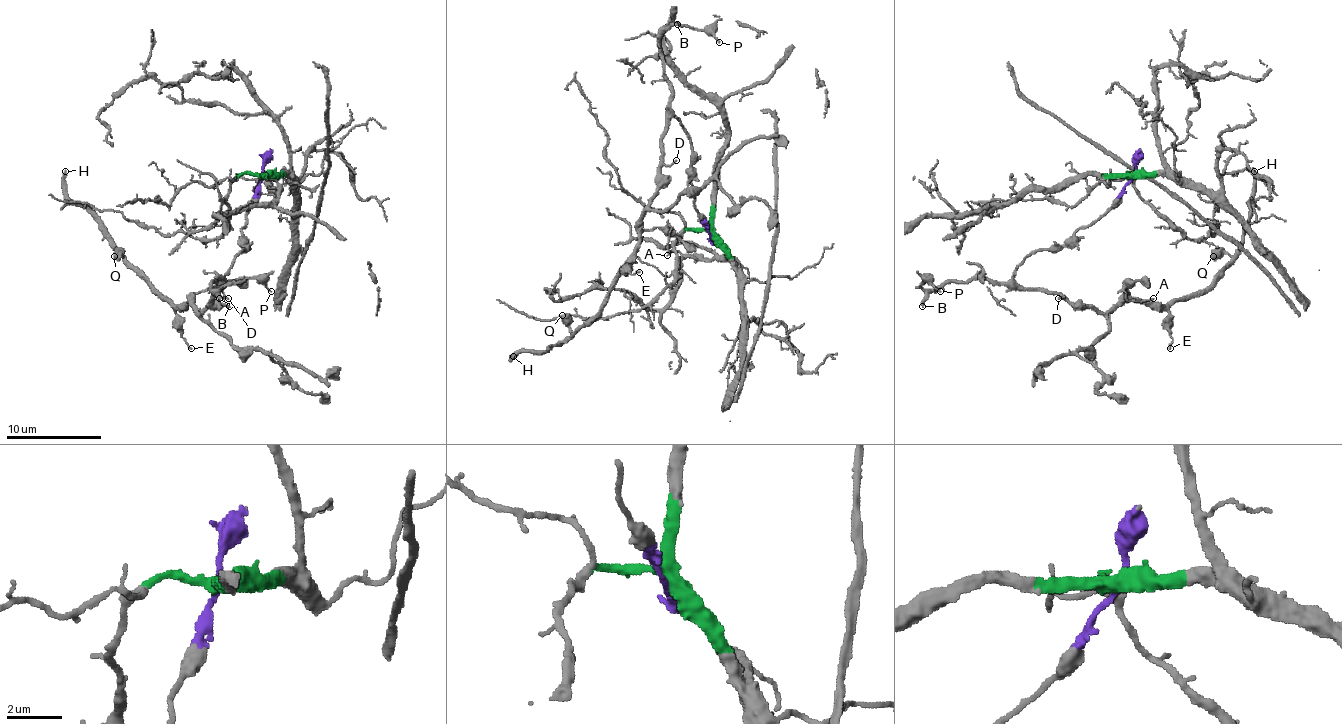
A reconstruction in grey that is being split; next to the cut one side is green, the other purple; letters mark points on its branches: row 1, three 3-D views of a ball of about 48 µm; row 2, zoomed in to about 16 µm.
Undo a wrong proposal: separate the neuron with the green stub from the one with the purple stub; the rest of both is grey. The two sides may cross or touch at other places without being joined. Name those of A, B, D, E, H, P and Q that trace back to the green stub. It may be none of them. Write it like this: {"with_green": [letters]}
{"with_green": []}

